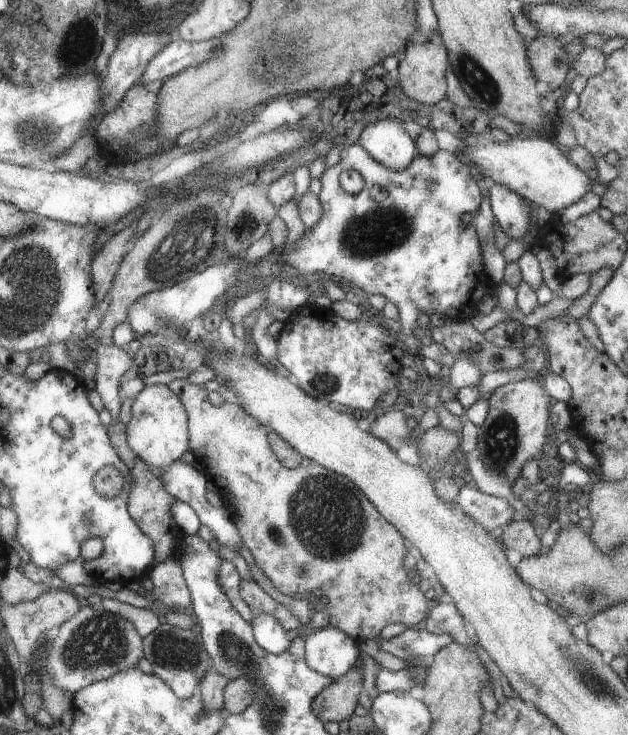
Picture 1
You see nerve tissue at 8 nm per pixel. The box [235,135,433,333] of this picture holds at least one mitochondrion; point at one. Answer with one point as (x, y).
(377, 232)

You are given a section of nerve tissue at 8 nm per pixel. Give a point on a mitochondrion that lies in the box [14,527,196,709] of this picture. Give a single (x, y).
(101, 642)

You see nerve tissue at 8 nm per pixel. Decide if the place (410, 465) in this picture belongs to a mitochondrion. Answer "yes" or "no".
no

